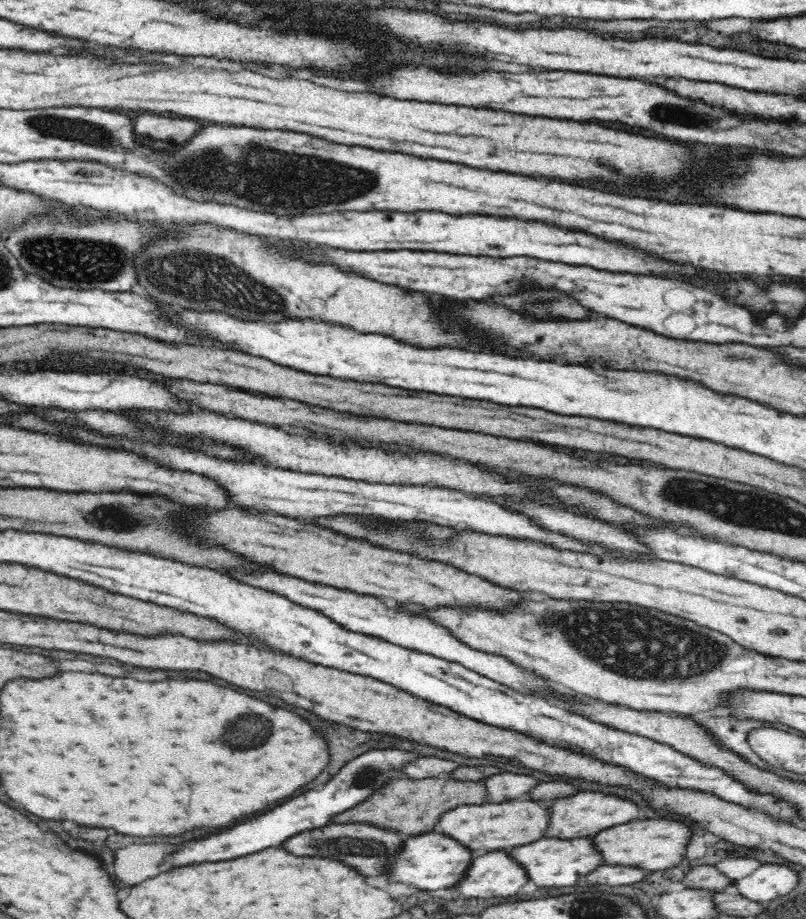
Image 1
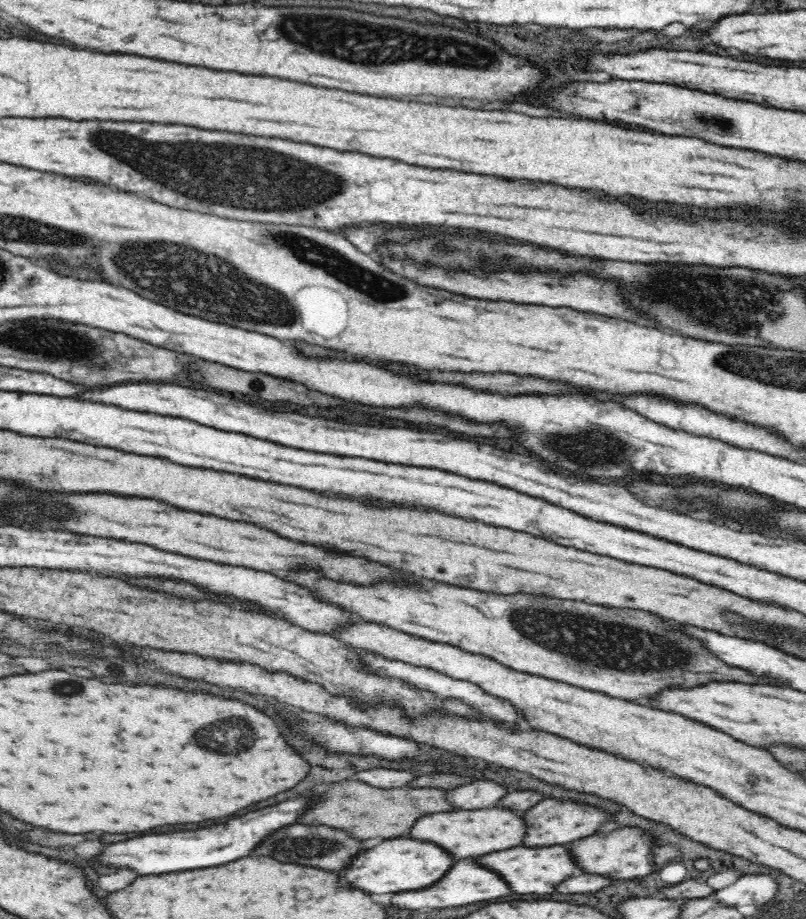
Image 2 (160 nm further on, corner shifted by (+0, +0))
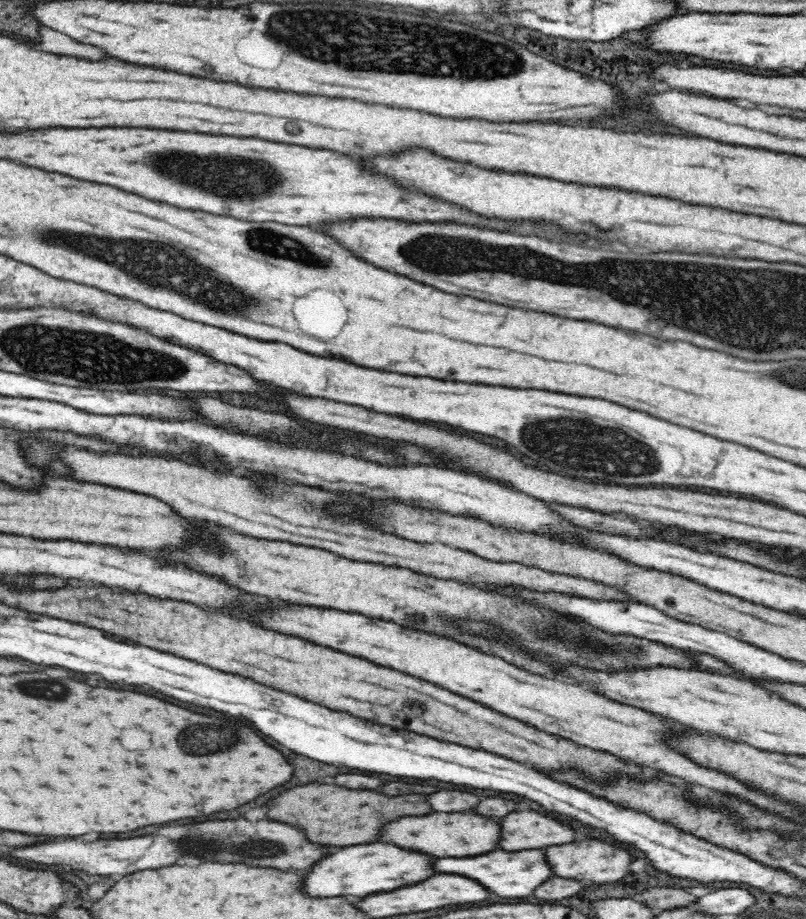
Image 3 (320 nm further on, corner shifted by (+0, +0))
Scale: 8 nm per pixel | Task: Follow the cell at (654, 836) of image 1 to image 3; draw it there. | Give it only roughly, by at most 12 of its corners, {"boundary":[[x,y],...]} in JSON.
{"boundary":[[600,840],[548,846],[556,876],[610,884],[632,856]]}

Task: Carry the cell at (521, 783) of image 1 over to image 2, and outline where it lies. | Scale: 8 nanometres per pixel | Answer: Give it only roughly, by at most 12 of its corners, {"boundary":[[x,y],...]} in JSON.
{"boundary":[[480,782],[450,790],[458,810],[496,806],[506,786]]}

